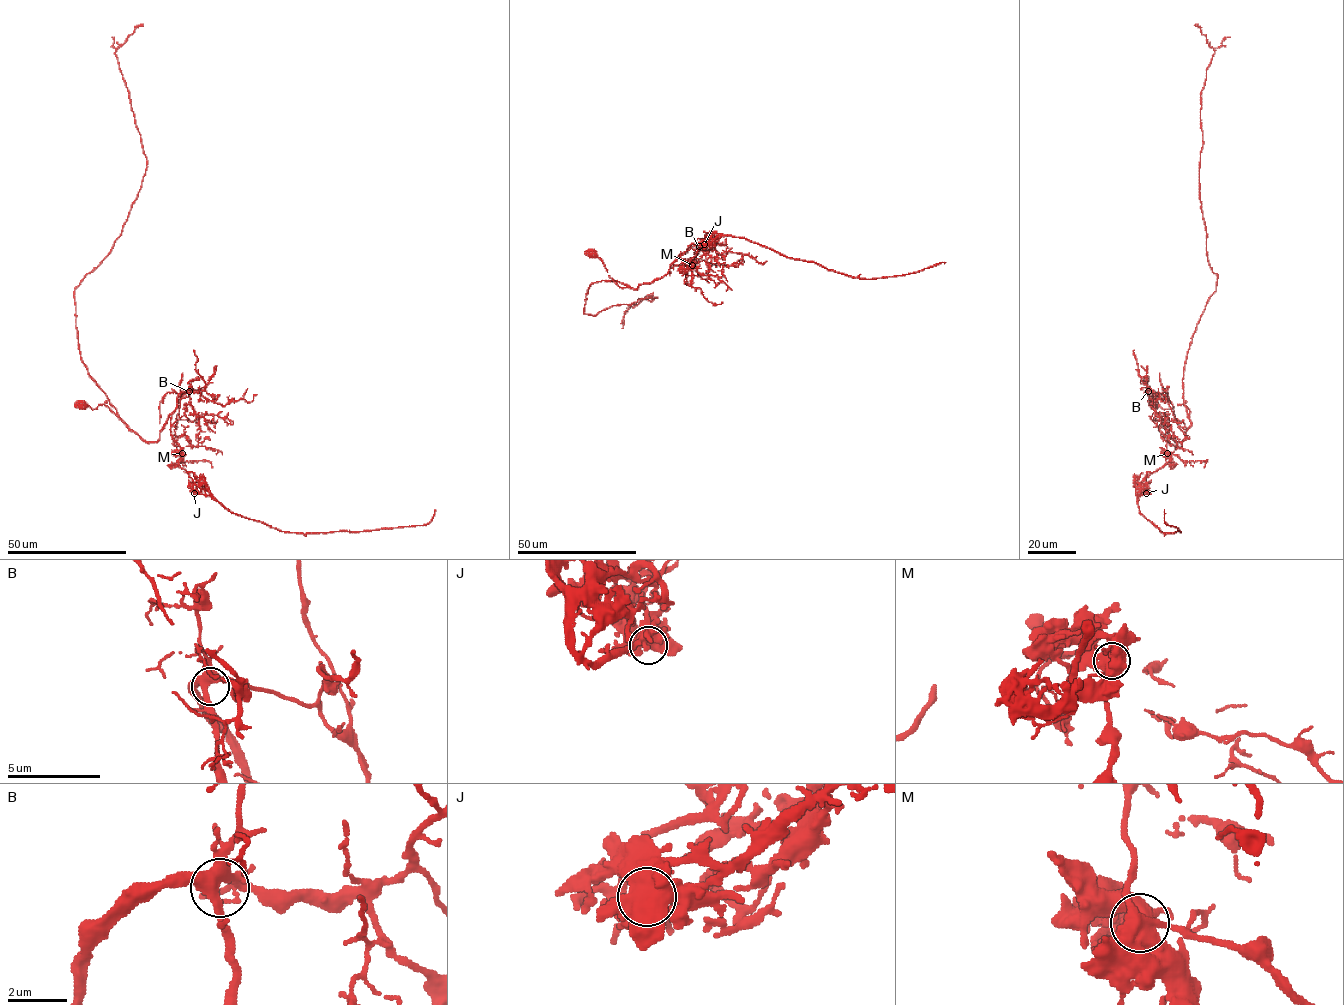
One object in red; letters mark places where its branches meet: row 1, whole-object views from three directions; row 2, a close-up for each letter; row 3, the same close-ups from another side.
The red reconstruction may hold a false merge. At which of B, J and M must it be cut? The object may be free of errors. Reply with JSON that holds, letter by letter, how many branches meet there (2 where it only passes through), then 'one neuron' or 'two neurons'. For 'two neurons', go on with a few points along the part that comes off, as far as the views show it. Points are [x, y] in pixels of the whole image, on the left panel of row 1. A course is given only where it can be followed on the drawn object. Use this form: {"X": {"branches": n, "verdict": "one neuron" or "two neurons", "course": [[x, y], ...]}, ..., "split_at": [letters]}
{"B": {"branches": 4, "verdict": "one neuron"}, "J": {"branches": 4, "verdict": "one neuron"}, "M": {"branches": 4, "verdict": "two neurons", "course": [[182, 453], [179, 465], [199, 487], [204, 485], [231, 512], [284, 531], [363, 531], [424, 525], [436, 509]]}, "split_at": ["M"]}

